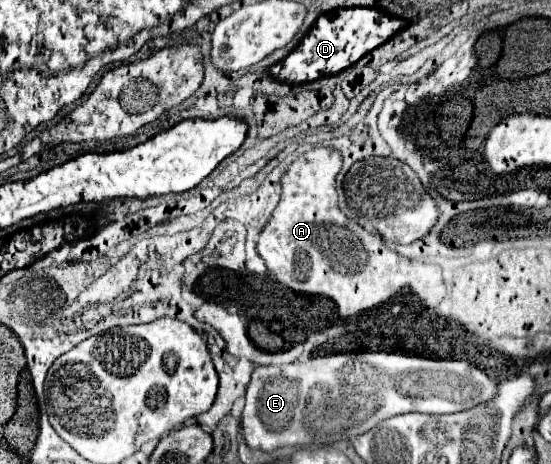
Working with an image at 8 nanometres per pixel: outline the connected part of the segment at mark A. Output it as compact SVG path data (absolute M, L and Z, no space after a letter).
M316 148L300 156L292 163L288 172L280 178L282 186L282 198L260 232L258 238L258 254L264 258L268 270L276 276L280 284L294 292L302 294L318 294L326 296L336 302L340 316L356 316L362 310L374 308L378 304L384 304L390 300L396 292L402 288L414 290L414 294L428 306L436 308L444 296L444 282L442 282L442 270L434 264L420 264L420 262L410 262L408 258L388 250L380 236L370 234L360 226L356 220L348 218L340 208L338 208L338 194L336 194L336 174L342 166L342 158L338 152L328 150L328 148Z

